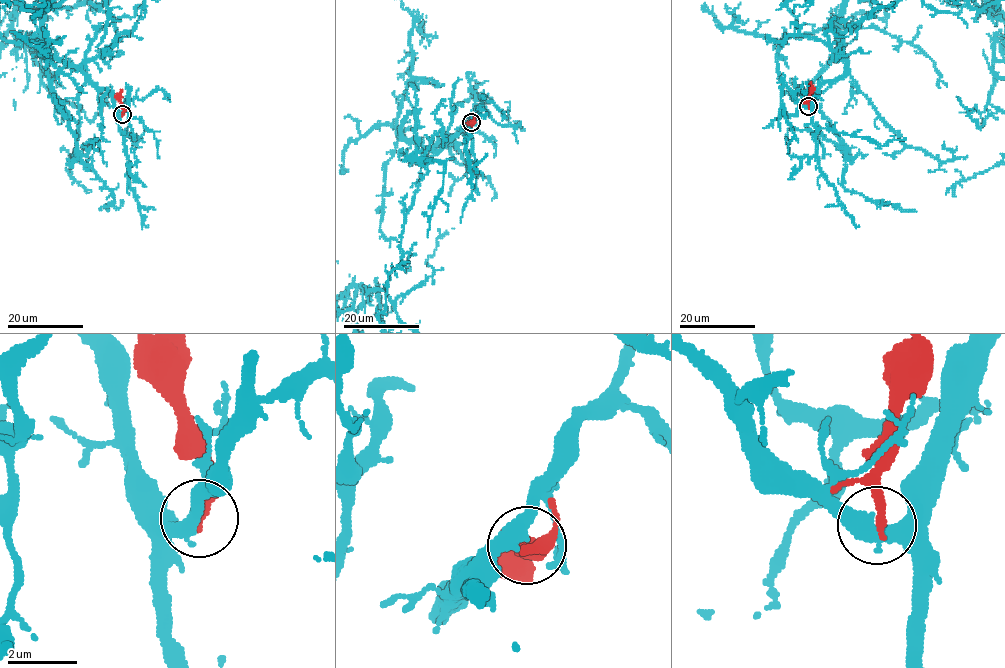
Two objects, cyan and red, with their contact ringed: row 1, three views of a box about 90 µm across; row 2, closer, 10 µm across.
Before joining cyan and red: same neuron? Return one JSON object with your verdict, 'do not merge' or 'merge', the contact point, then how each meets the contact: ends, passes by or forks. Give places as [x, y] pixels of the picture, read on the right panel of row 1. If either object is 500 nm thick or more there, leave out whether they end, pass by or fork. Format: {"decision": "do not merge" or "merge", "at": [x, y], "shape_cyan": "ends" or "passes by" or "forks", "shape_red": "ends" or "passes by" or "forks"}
{"decision": "do not merge", "at": [808, 106], "shape_cyan": "passes by", "shape_red": "ends"}

